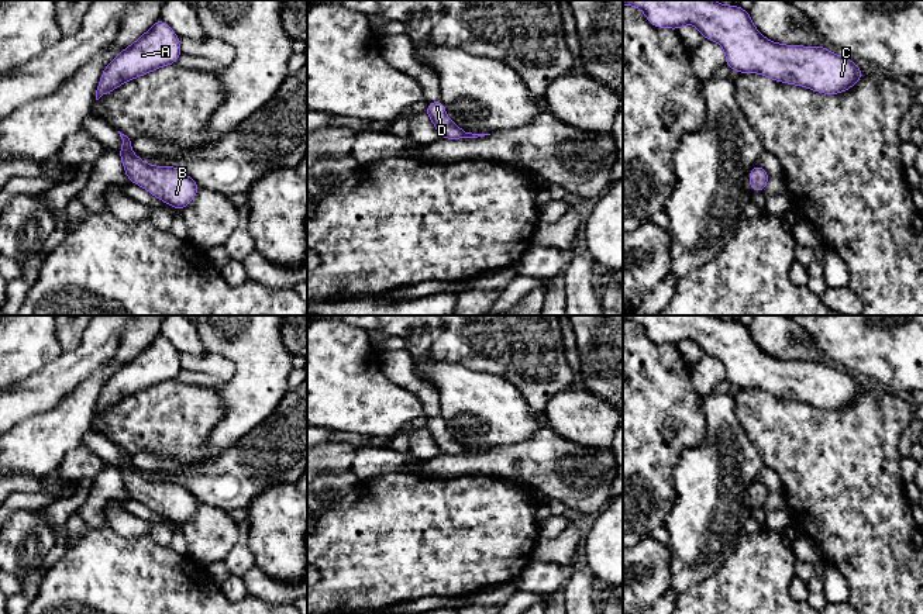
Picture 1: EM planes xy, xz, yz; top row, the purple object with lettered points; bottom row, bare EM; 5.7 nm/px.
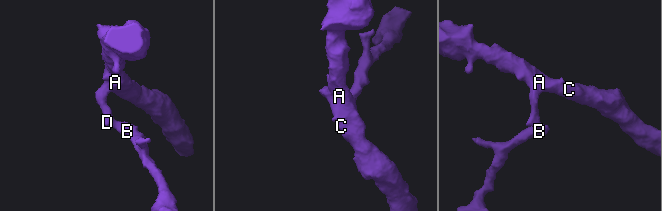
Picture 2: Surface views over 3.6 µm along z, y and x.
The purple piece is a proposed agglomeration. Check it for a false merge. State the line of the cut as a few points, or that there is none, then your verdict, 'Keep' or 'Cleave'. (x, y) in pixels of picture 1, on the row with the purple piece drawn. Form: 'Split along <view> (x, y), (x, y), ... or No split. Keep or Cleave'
No split. Keep

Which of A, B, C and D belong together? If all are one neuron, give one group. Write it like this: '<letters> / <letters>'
A B C D

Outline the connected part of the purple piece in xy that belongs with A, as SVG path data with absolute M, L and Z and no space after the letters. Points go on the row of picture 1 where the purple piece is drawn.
M162 20L124 48L103 70L97 84L96 100L123 83L147 75L162 66L175 65L182 51L180 38Z

